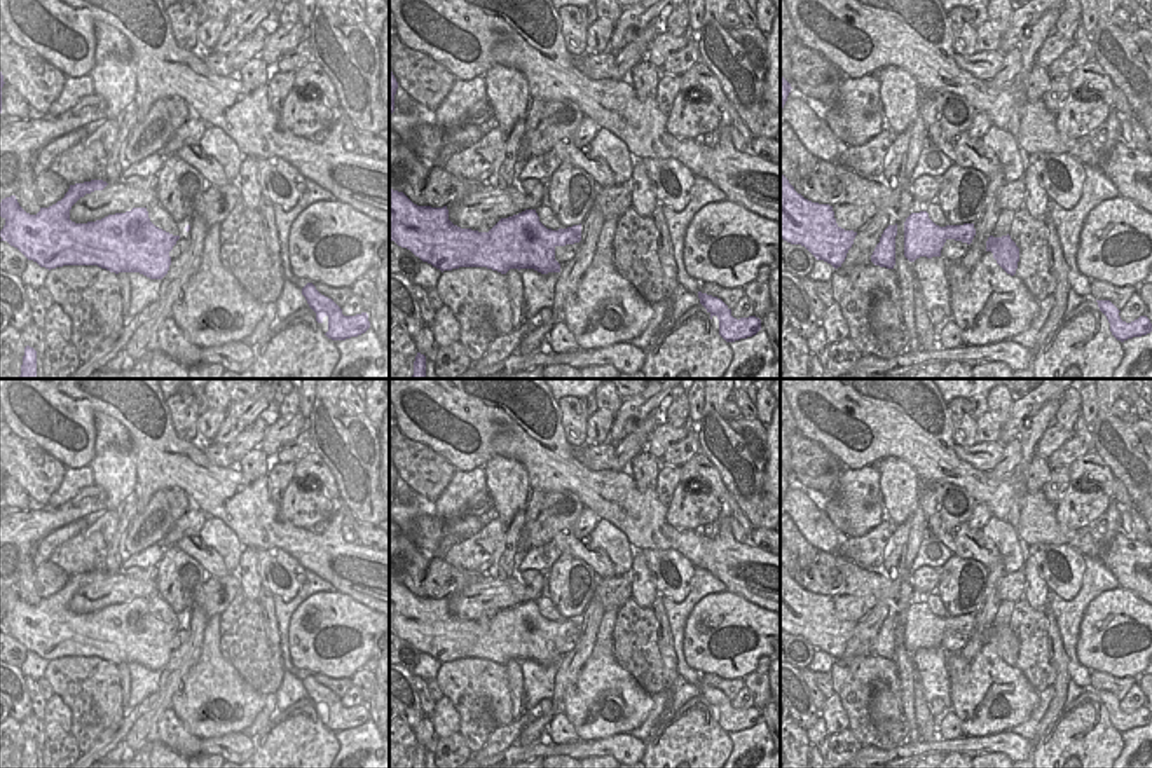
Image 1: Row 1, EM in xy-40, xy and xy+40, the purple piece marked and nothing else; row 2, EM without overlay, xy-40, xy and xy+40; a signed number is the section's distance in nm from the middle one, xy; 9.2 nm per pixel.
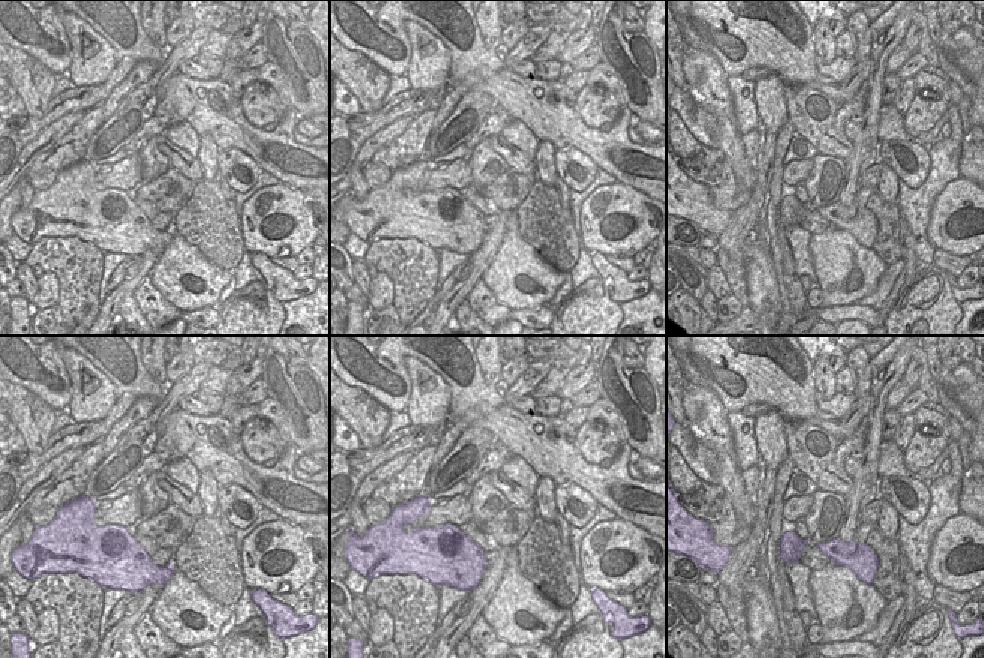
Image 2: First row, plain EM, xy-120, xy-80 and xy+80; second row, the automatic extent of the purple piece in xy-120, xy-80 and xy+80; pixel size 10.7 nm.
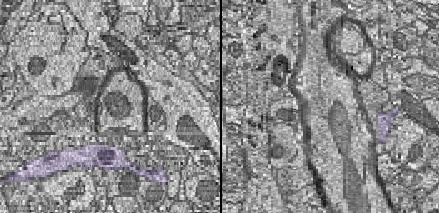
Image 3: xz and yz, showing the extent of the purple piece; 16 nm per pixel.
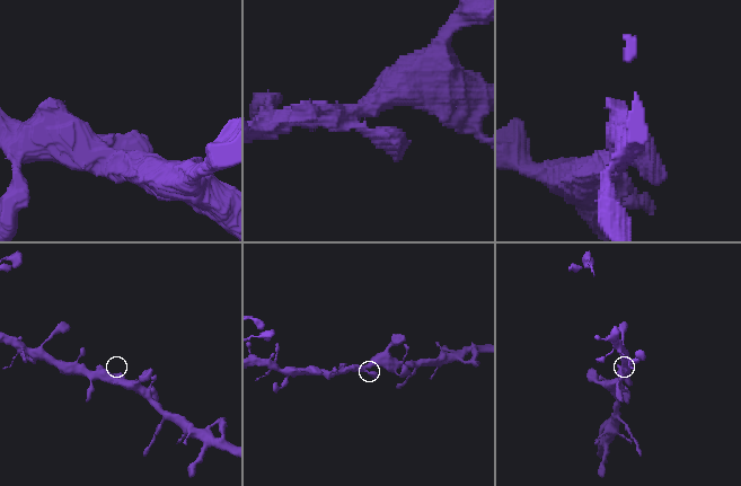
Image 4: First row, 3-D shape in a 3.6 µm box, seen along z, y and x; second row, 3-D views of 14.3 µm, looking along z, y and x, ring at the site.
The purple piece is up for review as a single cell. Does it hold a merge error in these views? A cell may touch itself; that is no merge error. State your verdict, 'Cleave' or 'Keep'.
Keep

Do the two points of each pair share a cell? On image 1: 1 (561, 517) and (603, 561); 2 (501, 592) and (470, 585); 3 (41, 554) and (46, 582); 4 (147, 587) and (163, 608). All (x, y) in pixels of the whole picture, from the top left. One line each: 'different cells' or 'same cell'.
1: same cell
2: same cell
3: different cells
4: different cells

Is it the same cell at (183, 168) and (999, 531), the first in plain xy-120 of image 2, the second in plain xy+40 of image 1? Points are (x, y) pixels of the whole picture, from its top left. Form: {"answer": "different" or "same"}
{"answer": "different"}

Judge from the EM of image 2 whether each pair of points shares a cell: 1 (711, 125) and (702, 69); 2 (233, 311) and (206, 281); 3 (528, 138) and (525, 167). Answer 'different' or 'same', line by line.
1: same
2: different
3: different

